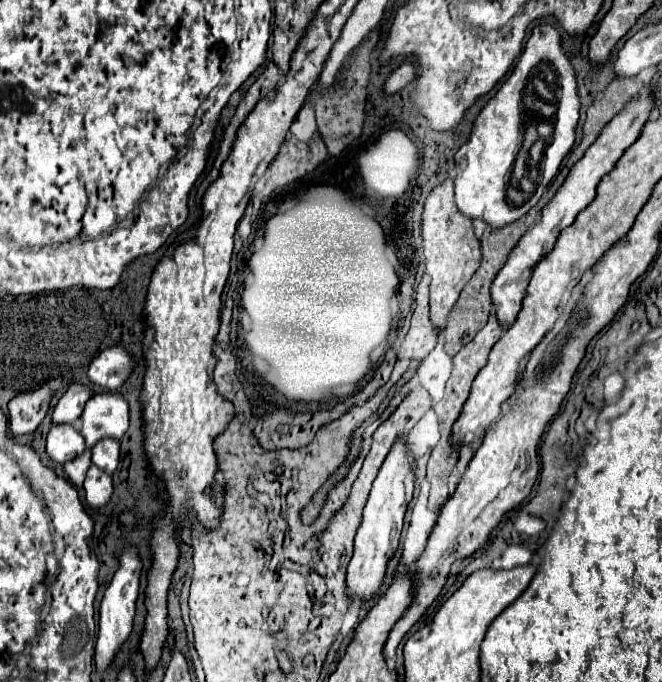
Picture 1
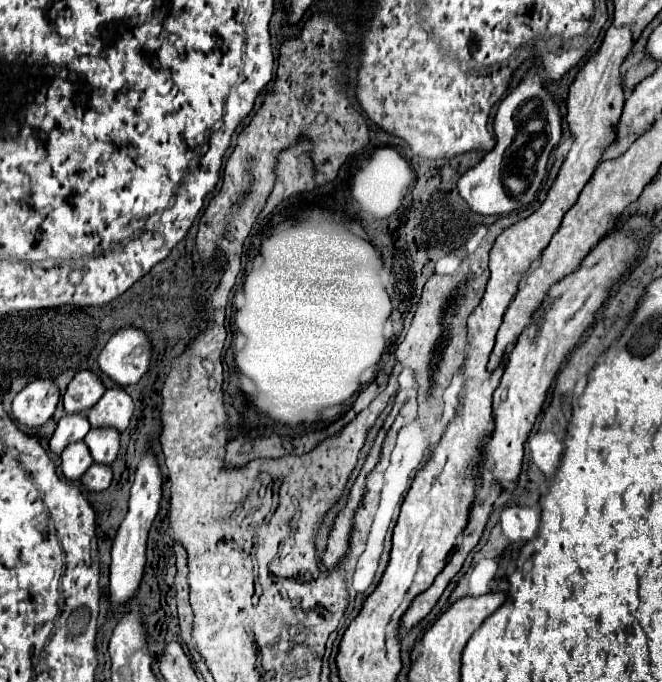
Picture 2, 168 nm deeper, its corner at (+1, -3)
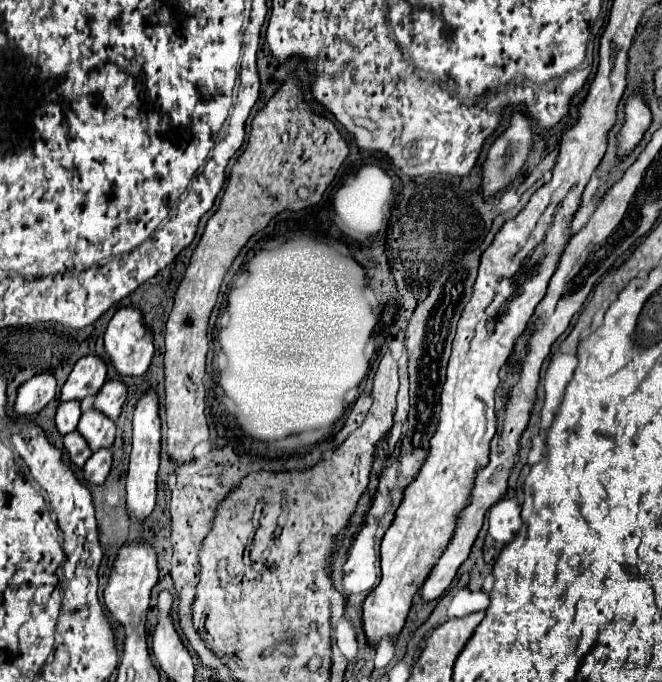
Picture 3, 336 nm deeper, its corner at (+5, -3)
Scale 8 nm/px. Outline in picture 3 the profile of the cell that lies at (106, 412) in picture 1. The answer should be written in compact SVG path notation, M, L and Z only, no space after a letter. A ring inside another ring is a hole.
M111 379L111 381L105 381L105 385L99 389L95 397L95 409L103 411L111 419L117 419L125 399L127 399L125 383L119 379Z

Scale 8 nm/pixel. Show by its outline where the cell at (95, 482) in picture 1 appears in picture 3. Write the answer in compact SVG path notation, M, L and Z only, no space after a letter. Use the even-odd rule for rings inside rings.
M111 449L95 451L95 453L87 459L87 463L85 463L85 467L83 467L83 477L85 477L85 481L95 483L95 485L101 485L101 483L105 481L105 477L109 475L111 461L113 461Z

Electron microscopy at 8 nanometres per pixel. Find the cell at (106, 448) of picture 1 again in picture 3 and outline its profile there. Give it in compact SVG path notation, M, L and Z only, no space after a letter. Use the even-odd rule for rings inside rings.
M89 409L81 415L79 425L77 425L79 433L87 439L89 447L93 451L101 449L101 447L111 447L113 439L115 439L115 421L107 419L107 415L103 415L101 411Z

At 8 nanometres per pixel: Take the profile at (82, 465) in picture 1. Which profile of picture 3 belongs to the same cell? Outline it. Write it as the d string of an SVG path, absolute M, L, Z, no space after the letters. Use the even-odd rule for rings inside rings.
M71 431L67 435L63 435L63 445L69 453L69 459L73 465L83 467L85 461L91 457L91 449L87 447L87 441L83 439L83 435L79 435L79 431Z

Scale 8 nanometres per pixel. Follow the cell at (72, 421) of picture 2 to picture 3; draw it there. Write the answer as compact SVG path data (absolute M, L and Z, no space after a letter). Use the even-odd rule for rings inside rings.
M63 401L57 407L57 429L61 435L67 435L69 431L77 429L81 417L81 409L79 409L79 401Z

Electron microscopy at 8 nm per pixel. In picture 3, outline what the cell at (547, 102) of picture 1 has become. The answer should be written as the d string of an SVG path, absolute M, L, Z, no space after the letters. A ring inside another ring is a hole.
M515 113L511 127L493 143L483 165L483 193L487 197L505 189L521 171L533 145L533 125L523 113Z

